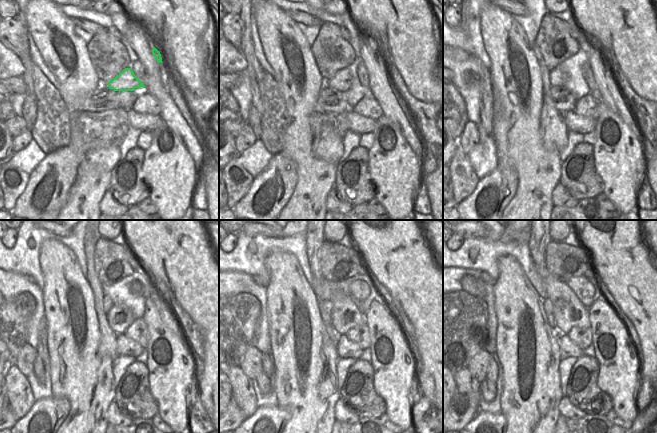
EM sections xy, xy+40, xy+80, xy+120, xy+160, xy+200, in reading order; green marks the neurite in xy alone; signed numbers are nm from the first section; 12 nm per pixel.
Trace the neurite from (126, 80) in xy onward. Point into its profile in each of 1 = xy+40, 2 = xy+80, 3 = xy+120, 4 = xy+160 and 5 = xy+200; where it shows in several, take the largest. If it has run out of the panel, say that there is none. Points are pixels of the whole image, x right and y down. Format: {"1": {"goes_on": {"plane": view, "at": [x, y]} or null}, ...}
{"1": {"goes_on": {"plane": "xy+40", "at": [341, 81]}}, "2": {"goes_on": {"plane": "xy+80", "at": [557, 78]}}, "3": {"goes_on": {"plane": "xy+120", "at": [107, 302]}}, "4": {"goes_on": {"plane": "xy+160", "at": [327, 305]}}, "5": {"goes_on": {"plane": "xy+200", "at": [548, 306]}}}

